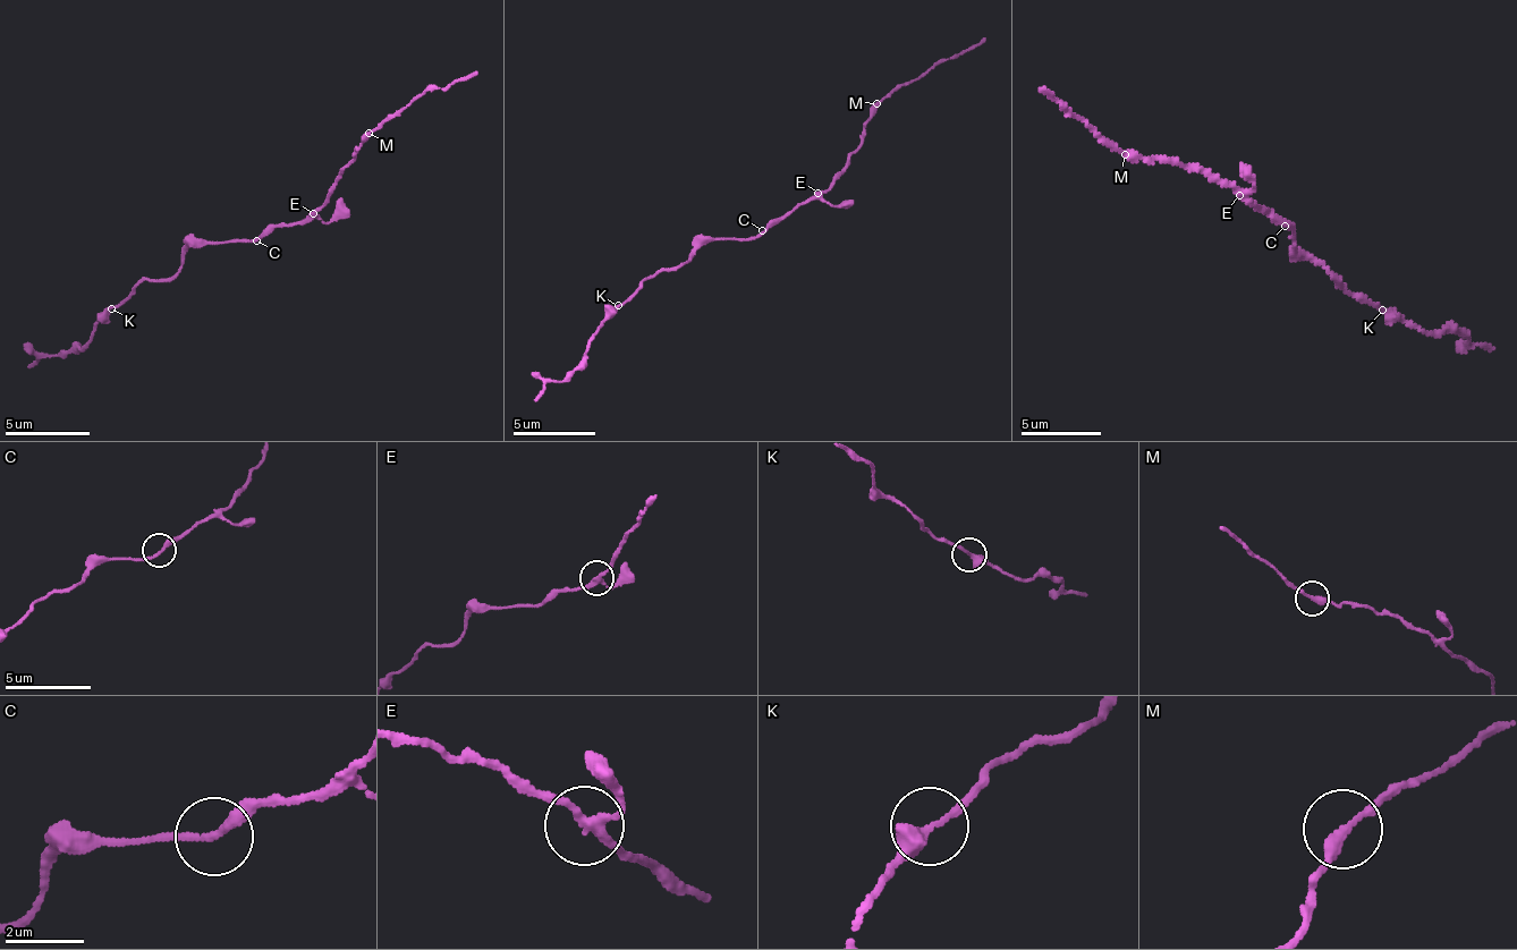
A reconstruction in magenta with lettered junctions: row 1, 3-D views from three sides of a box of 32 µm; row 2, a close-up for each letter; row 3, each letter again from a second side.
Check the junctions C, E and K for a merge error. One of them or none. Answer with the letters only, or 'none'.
none

